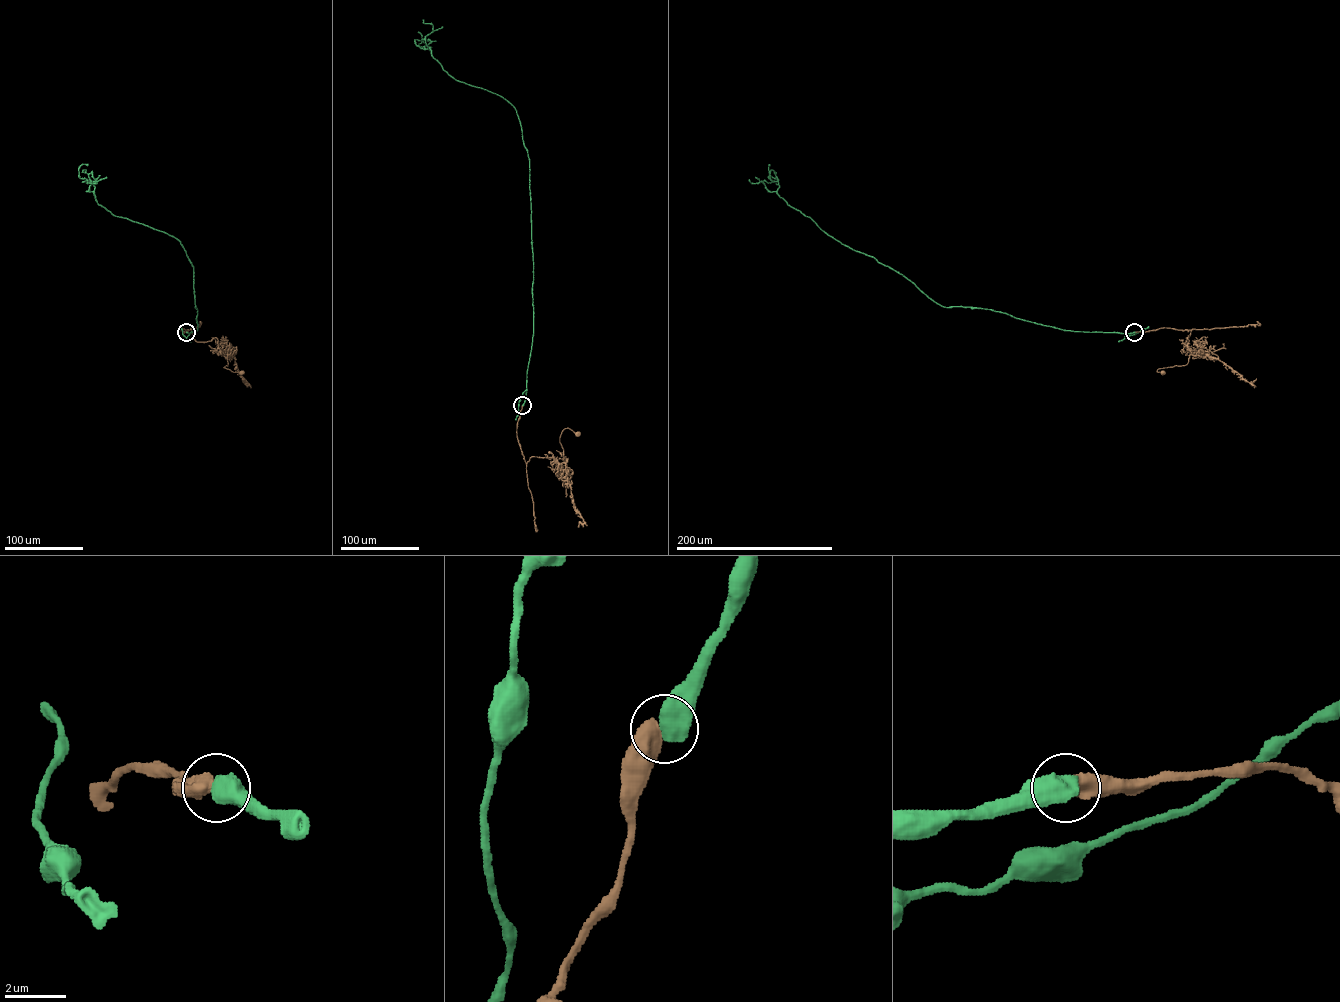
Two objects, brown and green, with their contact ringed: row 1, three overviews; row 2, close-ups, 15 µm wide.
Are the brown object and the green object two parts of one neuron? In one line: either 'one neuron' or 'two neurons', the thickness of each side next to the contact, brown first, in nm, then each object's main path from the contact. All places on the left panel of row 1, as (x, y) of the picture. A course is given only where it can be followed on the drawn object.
two neurons | 600/700 nm | brown via (186, 332), (180, 328), (191, 329), (197, 342), (216, 337), (218, 348), (228, 354), (224, 367), (242, 372) | green via (187, 332), (197, 329), (197, 310), (180, 242), (99, 205), (93, 182), (79, 176), (88, 165)

